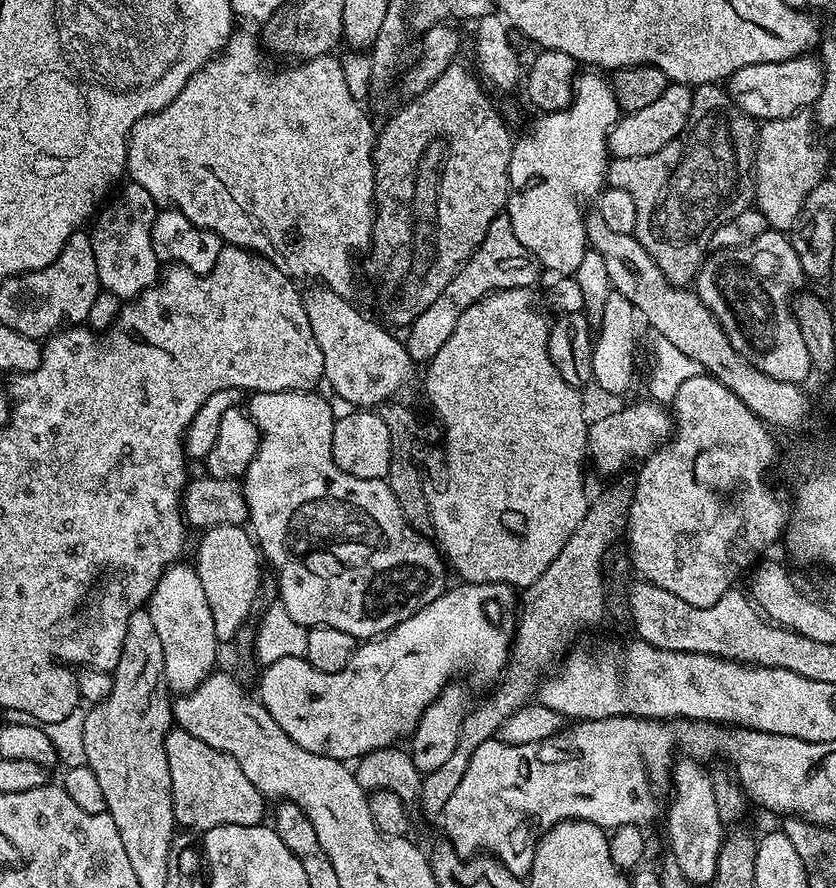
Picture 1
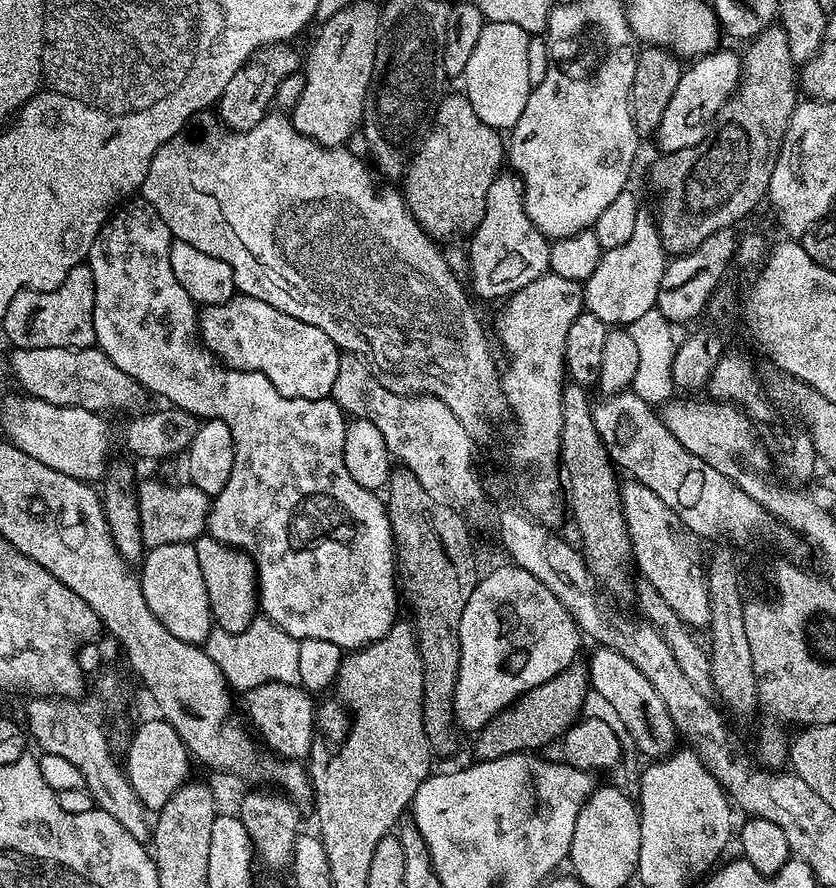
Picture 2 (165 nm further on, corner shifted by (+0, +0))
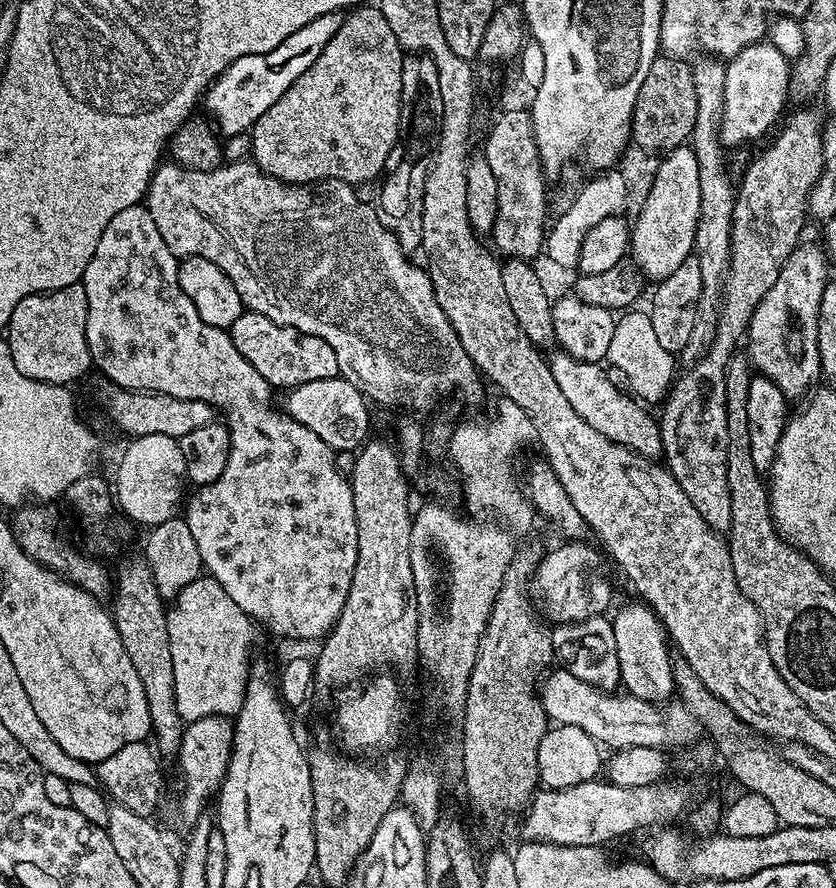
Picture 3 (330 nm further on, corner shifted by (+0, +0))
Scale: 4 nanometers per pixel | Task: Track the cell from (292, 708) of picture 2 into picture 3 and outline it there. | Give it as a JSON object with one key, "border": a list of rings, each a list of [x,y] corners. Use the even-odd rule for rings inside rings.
{"border":[[[211,716],[196,719],[185,725],[183,740],[176,755],[182,778],[180,812],[190,822],[195,821],[206,800],[219,793],[224,776],[228,773],[228,763],[232,757],[232,739],[236,733],[233,721],[226,716]]]}

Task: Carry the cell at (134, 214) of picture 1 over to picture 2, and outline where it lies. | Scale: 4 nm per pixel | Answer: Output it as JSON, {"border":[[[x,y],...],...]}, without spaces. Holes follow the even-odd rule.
{"border":[[[145,202],[125,203],[117,207],[102,226],[98,238],[94,238],[94,246],[90,246],[87,258],[88,269],[94,274],[94,334],[95,347],[101,348],[122,370],[122,374],[130,374],[144,387],[145,393],[161,396],[174,408],[185,408],[194,417],[204,420],[221,420],[230,426],[230,434],[234,438],[234,470],[230,470],[230,479],[226,486],[211,501],[208,510],[207,535],[212,536],[218,543],[227,544],[231,548],[241,549],[252,557],[256,565],[256,582],[259,589],[259,611],[263,619],[277,624],[286,634],[295,640],[306,638],[323,638],[325,642],[334,642],[334,646],[345,650],[363,648],[365,644],[373,644],[378,638],[385,636],[397,623],[396,592],[398,596],[398,565],[394,559],[392,547],[392,531],[388,521],[388,509],[385,501],[375,491],[363,489],[354,482],[348,472],[342,470],[341,443],[346,427],[346,414],[336,401],[307,400],[306,398],[286,398],[274,390],[270,378],[257,372],[243,372],[237,368],[226,368],[198,339],[198,305],[195,300],[182,290],[178,278],[174,278],[174,270],[170,266],[170,253],[173,250],[173,236],[159,214]]]}

